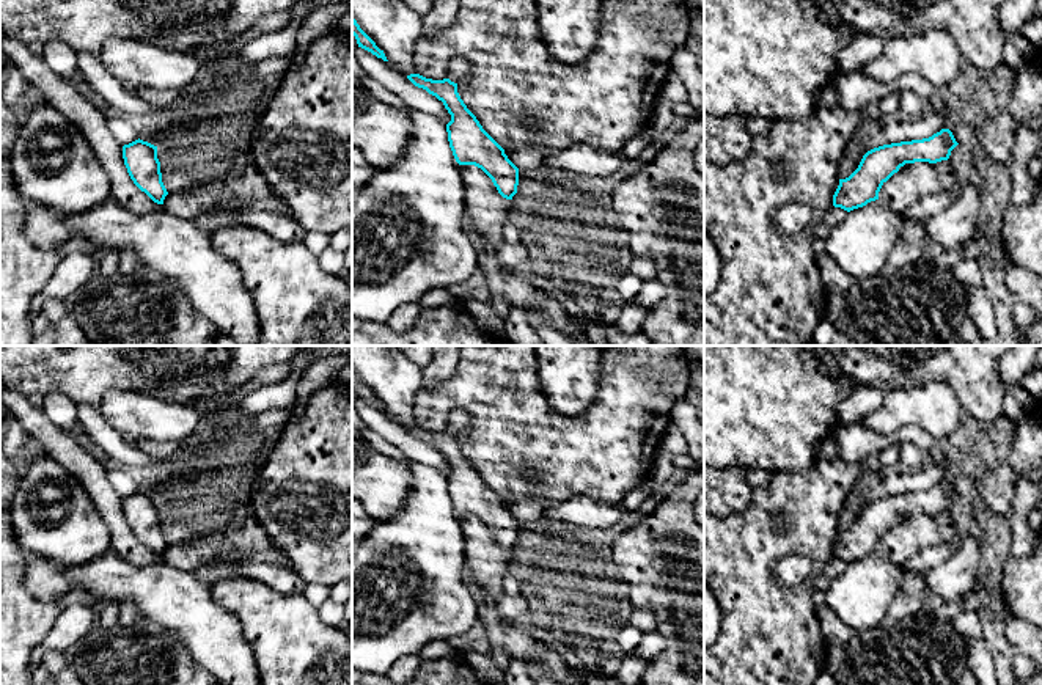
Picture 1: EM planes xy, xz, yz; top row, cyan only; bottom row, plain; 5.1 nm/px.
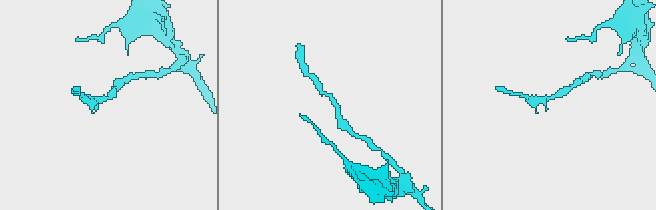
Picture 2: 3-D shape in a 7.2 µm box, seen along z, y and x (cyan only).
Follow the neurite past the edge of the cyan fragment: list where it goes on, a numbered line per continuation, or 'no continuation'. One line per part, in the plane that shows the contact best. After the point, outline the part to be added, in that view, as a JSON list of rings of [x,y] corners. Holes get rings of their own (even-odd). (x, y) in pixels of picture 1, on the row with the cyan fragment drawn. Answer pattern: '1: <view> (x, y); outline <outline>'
no continuation

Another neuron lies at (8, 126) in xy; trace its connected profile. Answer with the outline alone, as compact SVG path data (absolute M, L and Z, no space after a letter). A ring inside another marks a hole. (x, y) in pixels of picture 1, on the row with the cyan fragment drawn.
M0 116L0 160L9 157L19 134L19 123L11 116Z

